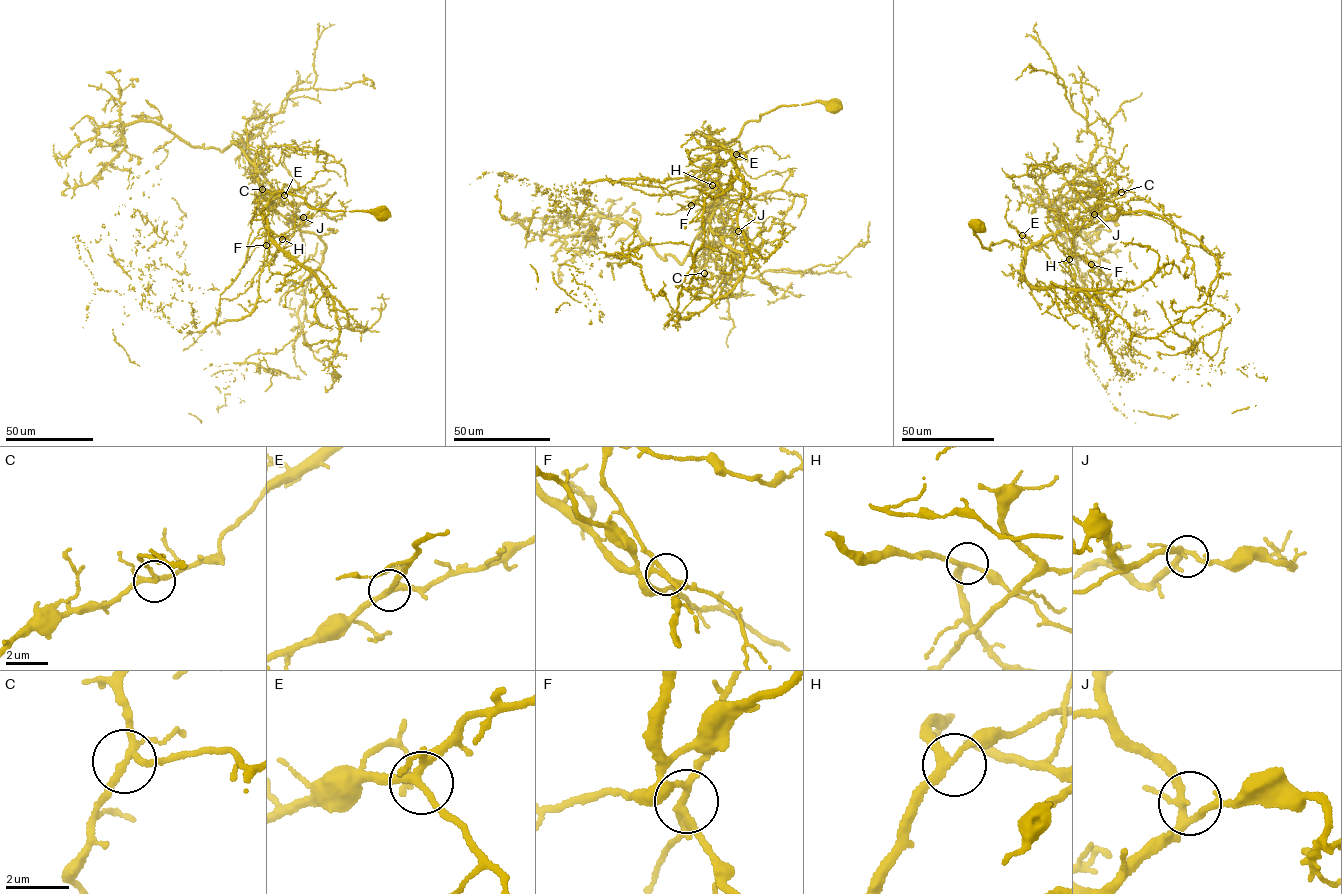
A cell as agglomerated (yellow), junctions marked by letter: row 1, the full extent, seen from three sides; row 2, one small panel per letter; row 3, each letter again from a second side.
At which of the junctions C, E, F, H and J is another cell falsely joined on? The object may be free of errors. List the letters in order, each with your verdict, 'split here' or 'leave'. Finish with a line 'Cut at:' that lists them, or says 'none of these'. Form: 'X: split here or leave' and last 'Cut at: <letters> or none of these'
C: leave
E: leave
F: split here
H: leave
J: leave
Cut at: F

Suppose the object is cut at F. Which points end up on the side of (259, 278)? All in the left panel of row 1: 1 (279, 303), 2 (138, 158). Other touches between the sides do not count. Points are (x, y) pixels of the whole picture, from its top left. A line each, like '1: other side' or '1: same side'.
1: other side
2: other side

